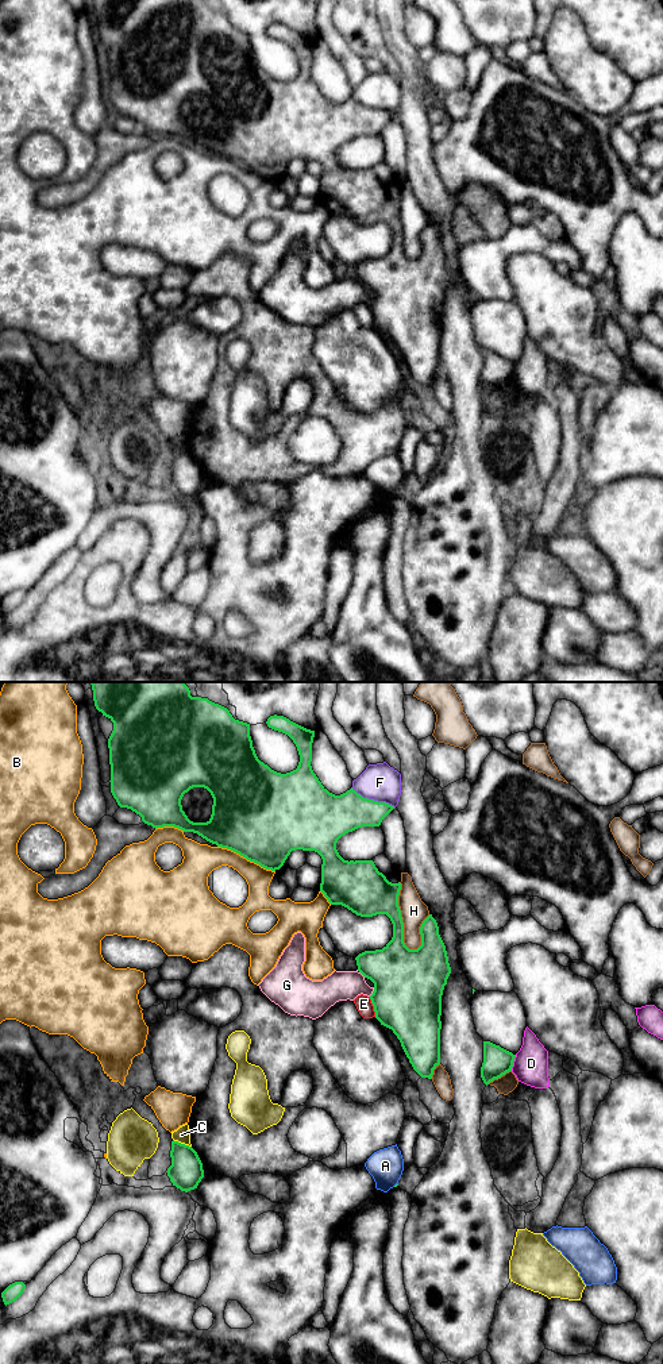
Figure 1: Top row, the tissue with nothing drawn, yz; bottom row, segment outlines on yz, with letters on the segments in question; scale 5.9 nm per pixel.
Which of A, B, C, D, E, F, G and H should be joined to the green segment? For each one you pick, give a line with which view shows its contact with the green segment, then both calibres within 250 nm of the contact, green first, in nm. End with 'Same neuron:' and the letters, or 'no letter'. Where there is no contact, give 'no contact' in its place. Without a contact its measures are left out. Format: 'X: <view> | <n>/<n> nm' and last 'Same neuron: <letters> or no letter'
G: yz | 420/180 nm
Same neuron: G

